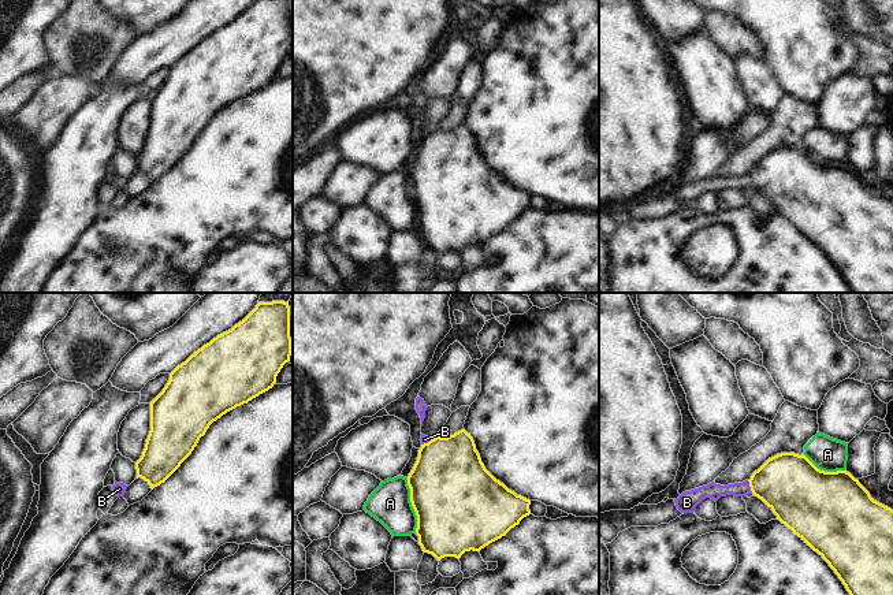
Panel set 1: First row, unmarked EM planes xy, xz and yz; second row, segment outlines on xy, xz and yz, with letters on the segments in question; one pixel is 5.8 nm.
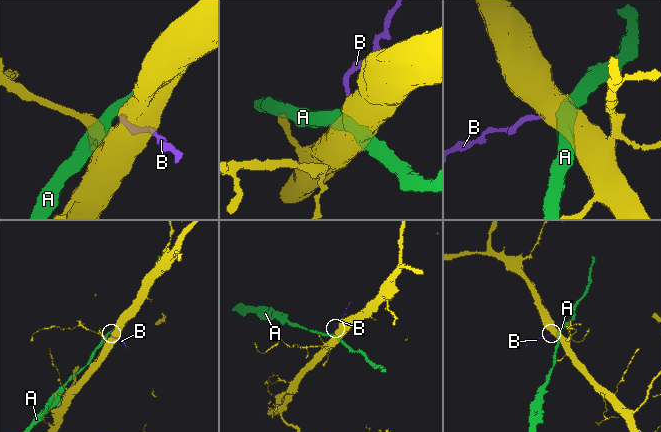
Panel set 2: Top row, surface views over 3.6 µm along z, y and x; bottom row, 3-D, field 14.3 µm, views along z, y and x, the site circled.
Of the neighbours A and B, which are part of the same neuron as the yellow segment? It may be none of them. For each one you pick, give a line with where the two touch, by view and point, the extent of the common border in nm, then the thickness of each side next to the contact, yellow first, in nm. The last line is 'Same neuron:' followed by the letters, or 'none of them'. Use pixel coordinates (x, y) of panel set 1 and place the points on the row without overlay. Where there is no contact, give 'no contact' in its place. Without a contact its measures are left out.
B: contact yz (750, 179); length 90 nm; calibres 360 and 90 nm
Same neuron: B

